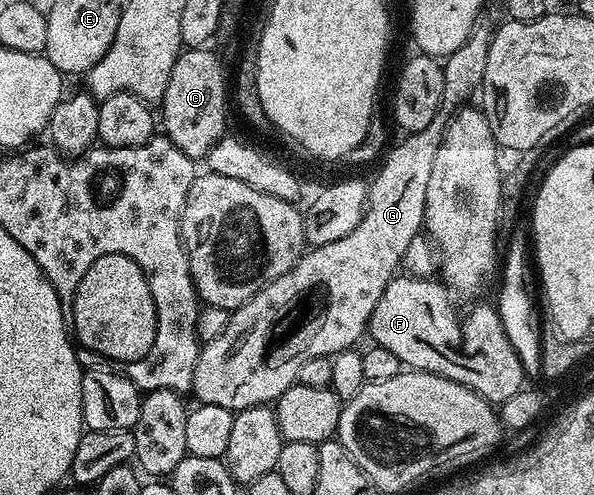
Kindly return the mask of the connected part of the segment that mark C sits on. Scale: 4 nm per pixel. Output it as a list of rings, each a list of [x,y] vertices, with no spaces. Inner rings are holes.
[[[208,47],[185,48],[171,66],[171,78],[167,78],[167,90],[159,101],[159,124],[187,158],[204,161],[205,155],[226,135],[225,128],[225,68]]]

